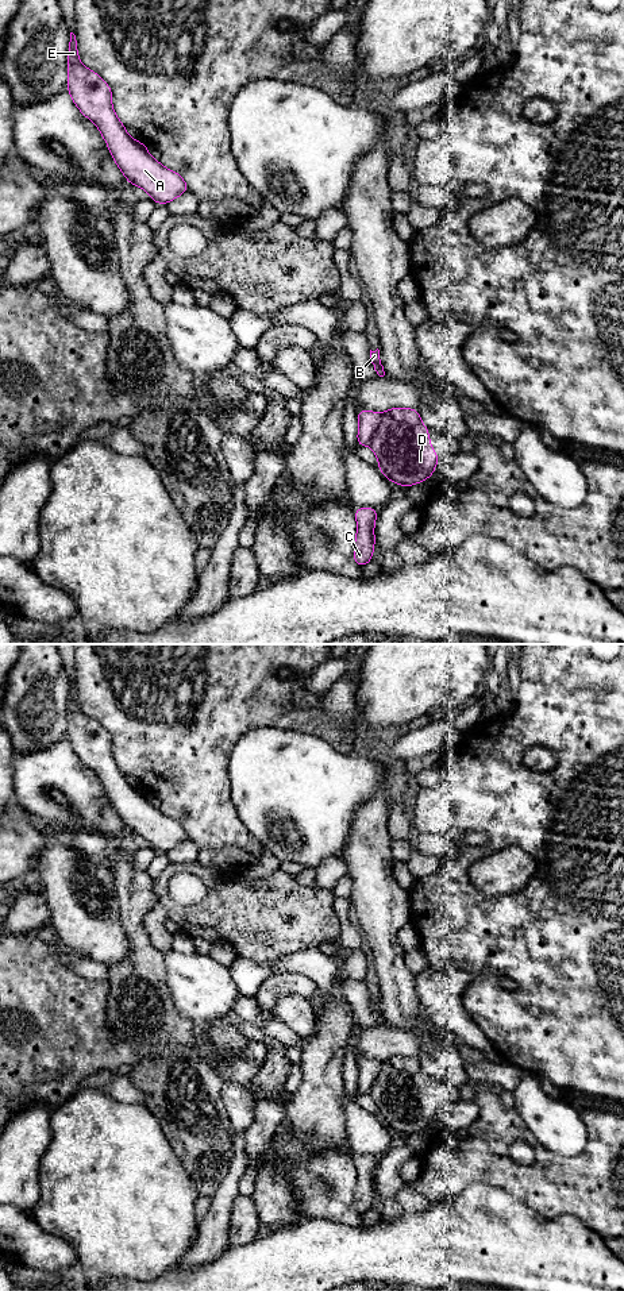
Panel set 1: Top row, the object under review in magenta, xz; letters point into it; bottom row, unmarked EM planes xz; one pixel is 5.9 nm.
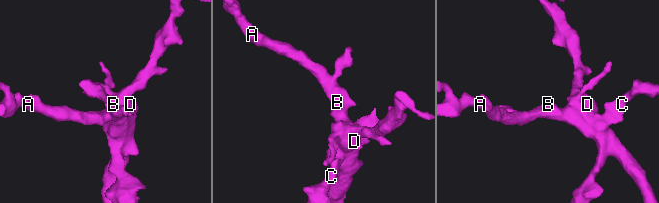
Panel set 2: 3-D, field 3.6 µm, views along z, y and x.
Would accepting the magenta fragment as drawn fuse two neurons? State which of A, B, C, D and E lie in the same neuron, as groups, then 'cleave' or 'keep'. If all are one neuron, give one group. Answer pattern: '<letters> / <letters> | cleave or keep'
A B D E / C | cleave

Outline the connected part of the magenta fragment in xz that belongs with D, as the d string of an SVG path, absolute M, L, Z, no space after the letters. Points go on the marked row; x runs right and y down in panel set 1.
M389 408L384 412L370 447L382 475L405 488L432 477L439 462L431 447L430 429L413 408Z

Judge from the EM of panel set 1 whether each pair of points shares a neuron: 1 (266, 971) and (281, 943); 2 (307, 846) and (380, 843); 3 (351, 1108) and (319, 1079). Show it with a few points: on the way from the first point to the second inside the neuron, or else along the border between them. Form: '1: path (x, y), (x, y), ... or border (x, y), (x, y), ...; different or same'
1: border (301, 950), (274, 962), (254, 962), (241, 958); different
2: border (354, 813), (350, 821), (349, 841), (341, 858); different
3: border (343, 1091), (342, 1108), (347, 1130); different

